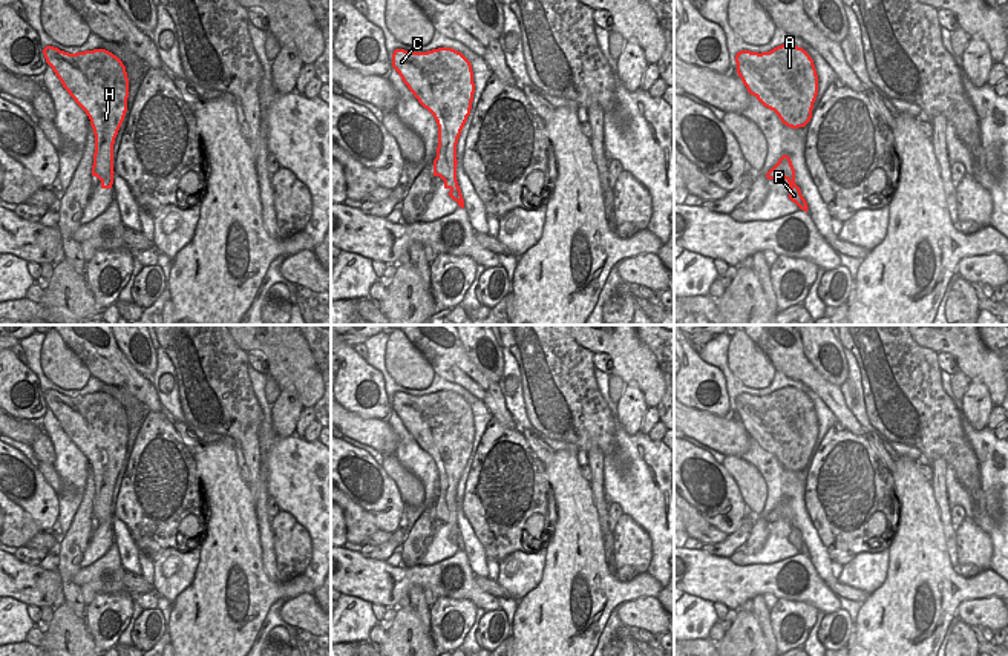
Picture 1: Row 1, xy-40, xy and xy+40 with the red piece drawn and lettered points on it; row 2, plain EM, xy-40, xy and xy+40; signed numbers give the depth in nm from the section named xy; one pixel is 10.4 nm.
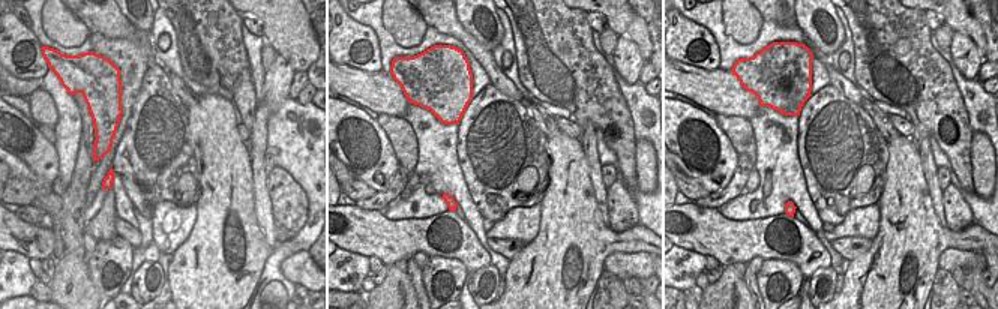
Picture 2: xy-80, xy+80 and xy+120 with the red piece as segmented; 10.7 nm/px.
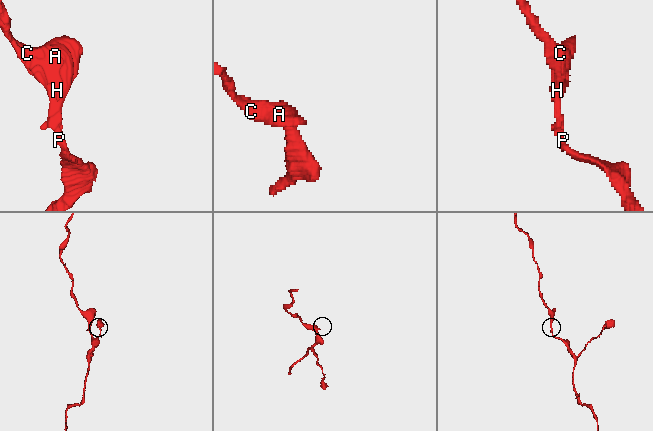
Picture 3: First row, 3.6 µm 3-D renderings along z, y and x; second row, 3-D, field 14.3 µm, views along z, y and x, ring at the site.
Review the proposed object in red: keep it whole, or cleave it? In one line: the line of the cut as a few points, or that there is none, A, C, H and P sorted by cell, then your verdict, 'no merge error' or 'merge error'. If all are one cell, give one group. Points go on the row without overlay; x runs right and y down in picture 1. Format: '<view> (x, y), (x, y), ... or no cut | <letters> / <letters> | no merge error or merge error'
no cut | A C H P | no merge error

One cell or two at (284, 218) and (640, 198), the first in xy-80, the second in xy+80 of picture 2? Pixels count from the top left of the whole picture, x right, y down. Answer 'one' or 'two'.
two

